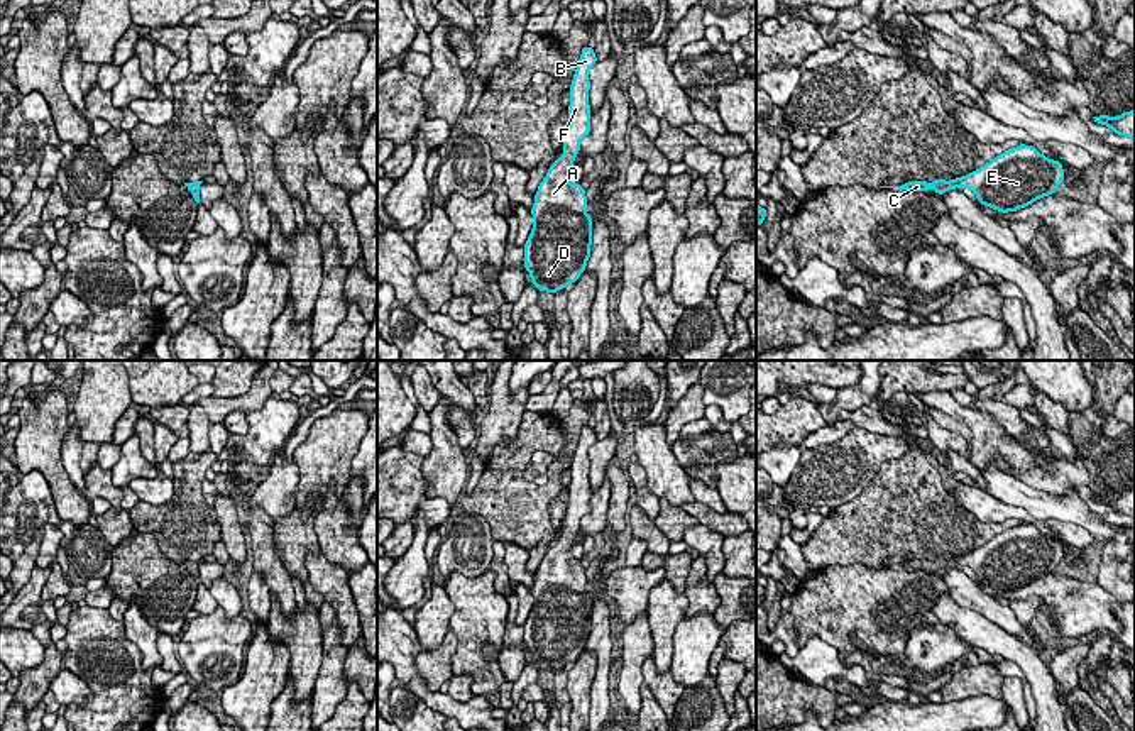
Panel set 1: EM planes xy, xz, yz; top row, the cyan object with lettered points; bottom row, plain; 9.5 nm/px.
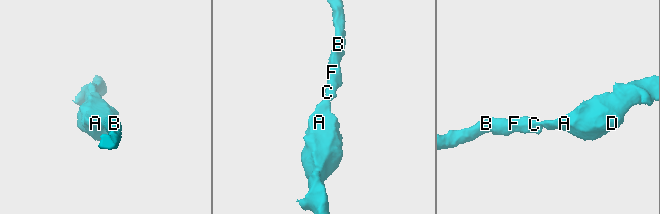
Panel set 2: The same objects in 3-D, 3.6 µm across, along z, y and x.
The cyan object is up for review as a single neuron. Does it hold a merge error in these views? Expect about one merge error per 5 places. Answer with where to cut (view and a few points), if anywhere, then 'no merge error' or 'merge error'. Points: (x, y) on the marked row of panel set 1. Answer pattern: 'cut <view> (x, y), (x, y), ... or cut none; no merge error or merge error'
cut none; no merge error

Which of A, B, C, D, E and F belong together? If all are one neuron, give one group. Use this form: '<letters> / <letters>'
A B C D E F

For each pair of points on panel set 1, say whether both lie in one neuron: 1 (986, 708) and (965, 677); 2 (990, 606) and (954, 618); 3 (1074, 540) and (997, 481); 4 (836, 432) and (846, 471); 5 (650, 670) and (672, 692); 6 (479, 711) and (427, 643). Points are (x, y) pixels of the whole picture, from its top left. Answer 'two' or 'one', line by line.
1: two
2: two
3: two
4: two
5: one
6: two

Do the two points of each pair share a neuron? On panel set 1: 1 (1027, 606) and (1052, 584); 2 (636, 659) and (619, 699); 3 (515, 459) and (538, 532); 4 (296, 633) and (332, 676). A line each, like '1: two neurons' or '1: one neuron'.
1: two neurons
2: one neuron
3: one neuron
4: two neurons

